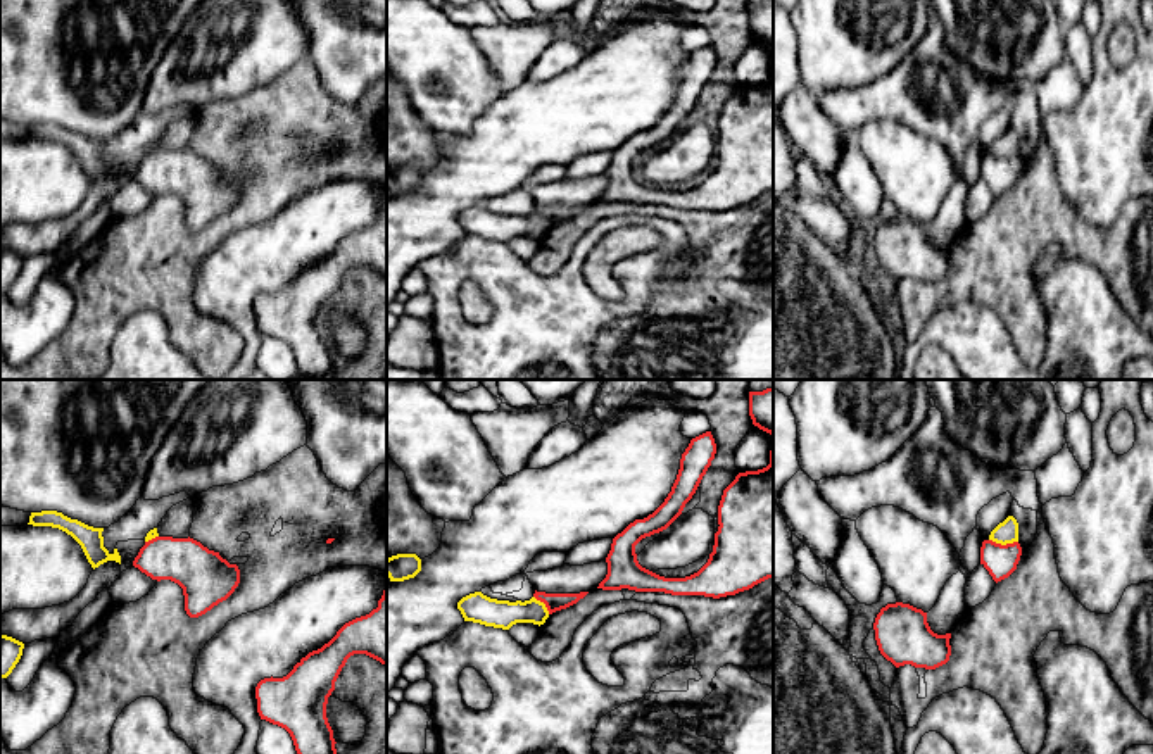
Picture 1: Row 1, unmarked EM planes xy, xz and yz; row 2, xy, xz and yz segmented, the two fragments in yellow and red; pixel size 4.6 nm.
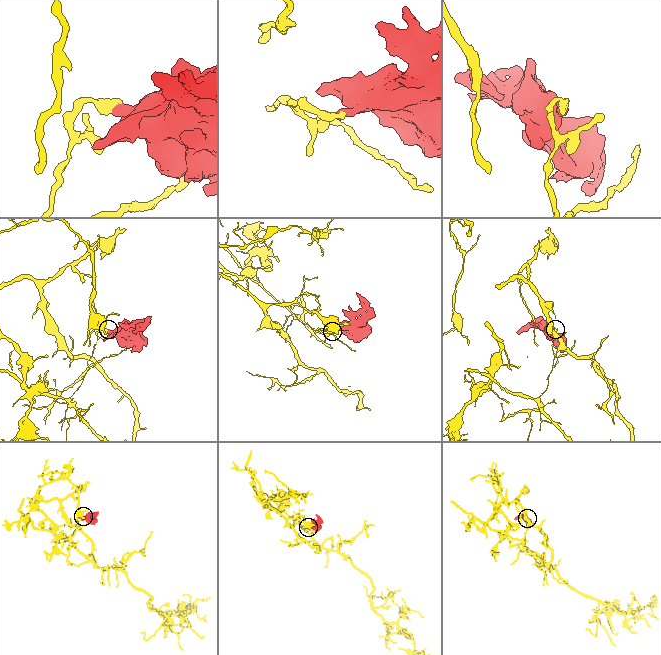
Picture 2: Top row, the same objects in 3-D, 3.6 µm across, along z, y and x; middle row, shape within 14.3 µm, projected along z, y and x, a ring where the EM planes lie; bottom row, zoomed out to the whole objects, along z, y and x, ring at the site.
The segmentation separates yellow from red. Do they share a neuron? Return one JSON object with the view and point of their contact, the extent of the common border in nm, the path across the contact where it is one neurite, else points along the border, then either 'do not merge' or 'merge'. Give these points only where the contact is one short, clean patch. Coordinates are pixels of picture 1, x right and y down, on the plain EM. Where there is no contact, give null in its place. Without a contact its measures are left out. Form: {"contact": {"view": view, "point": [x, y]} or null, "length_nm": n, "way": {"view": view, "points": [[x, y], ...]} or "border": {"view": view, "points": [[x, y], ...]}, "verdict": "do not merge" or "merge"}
{"contact": {"view": "yz", "point": [1003, 157]}, "length_nm": 140, "border": {"view": "yz", "points": [[989, 152], [1000, 157], [1017, 156]]}, "verdict": "do not merge"}

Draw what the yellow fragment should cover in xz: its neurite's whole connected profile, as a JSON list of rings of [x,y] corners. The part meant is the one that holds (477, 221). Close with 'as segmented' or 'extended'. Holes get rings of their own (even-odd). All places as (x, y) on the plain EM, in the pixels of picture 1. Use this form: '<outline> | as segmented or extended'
[[[482,205],[469,207],[457,216],[464,235],[485,240],[509,243],[516,236],[544,238],[549,224],[544,216],[532,210],[530,214],[497,214]]] | as segmented

